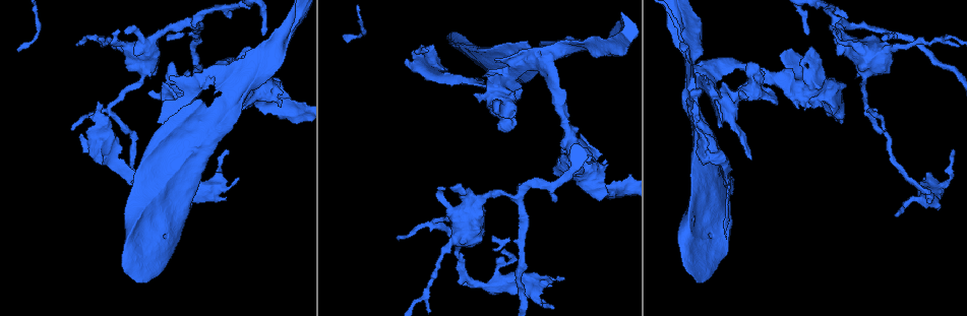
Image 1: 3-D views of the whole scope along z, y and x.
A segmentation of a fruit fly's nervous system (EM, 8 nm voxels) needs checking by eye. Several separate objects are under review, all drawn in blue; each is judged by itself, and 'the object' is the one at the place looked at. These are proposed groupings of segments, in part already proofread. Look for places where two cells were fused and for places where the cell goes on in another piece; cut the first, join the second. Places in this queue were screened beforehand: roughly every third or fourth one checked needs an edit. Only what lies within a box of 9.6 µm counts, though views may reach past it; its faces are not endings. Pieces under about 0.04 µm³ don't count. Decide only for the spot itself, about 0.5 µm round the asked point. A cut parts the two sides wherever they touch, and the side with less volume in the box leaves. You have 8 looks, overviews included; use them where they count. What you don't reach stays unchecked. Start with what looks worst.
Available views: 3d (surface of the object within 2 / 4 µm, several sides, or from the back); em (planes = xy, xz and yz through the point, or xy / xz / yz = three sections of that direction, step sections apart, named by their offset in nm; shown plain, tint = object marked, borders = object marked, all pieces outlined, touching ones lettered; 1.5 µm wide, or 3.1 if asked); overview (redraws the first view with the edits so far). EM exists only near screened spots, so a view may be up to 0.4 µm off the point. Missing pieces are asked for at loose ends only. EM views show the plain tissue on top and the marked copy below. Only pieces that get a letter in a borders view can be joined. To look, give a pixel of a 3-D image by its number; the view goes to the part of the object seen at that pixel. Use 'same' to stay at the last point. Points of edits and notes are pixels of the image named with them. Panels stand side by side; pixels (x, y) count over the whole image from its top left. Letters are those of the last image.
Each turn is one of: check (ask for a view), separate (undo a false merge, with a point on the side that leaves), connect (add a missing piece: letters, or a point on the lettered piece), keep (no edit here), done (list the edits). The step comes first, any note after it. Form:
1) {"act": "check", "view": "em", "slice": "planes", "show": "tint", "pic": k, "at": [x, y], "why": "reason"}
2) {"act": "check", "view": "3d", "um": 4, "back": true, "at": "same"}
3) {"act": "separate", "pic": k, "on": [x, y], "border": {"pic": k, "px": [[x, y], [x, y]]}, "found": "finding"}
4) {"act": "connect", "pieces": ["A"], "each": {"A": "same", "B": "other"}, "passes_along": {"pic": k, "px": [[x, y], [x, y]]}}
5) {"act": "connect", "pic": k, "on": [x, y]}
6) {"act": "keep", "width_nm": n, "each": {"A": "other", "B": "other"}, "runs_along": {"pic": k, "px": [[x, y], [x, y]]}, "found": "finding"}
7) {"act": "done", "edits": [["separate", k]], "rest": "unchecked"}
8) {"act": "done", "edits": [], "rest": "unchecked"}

{"act": "check", "view": "em", "slice": "xy", "step": 4, "show": "tint", "pic": 1, "at": [446, 68], "why": "branch stops here"}

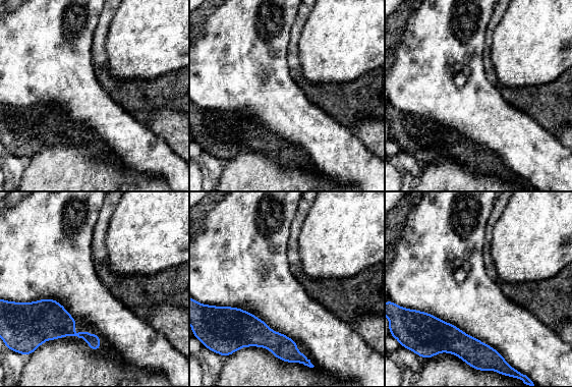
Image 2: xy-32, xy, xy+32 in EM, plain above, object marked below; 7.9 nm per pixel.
{"act": "check", "view": "em", "slice": "planes", "show": "borders", "at": "same"}

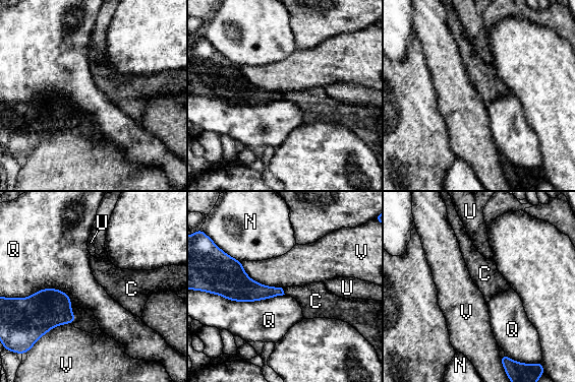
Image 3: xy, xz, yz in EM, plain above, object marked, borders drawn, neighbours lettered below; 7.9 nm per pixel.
{"act": "keep", "each": {"C": "other", "N": "other", "Q": "other", "U": "other", "V": "other"}, "border": {"pic": 3, "px": [[241, 262], [251, 278], [281, 288]]}, "found": "no lettered piece goes on from it"}

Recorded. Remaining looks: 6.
{"act": "check", "view": "em", "slice": "xz", "step": 8, "show": "borders", "pic": 1, "at": [213, 102], "why": "stops while still wide"}

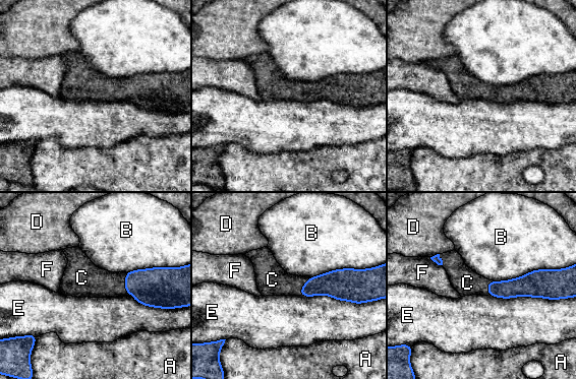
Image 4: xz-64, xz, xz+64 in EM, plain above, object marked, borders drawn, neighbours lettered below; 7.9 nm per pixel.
{"act": "check", "view": "em", "slice": "planes", "show": "borders", "at": "same"}

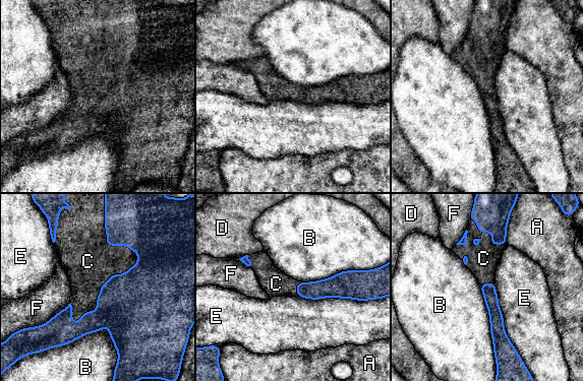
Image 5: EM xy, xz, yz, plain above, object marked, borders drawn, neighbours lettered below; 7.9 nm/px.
{"act": "connect", "pieces": ["C"], "each": {"A": "other", "B": "other", "C": "same", "D": "other", "E": "other", "F": "other"}, "passes_along": {"pic": 5, "px": [[144, 298], [124, 273], [96, 261]]}, "found": "the cell continues"}

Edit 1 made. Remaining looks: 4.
{"act": "done", "edits": [["connect", 5]], "rest": "unchecked"}

